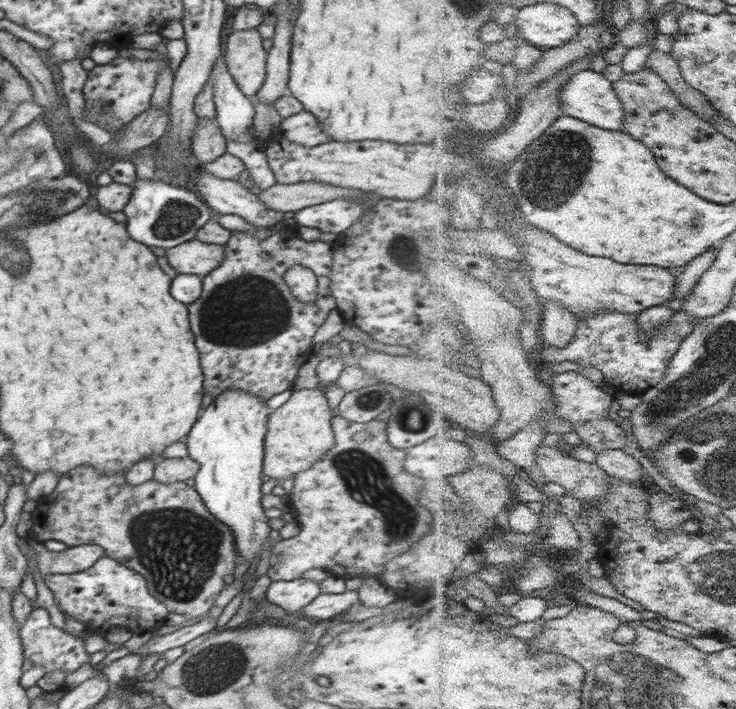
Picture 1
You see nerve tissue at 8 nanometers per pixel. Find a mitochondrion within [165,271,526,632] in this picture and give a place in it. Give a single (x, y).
(365, 479)

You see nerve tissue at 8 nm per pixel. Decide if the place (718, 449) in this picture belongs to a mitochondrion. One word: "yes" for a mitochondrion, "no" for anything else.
yes

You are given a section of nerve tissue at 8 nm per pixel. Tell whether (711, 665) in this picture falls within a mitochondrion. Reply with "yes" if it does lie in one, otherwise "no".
no

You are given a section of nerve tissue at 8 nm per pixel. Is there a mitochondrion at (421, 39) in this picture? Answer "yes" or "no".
no

